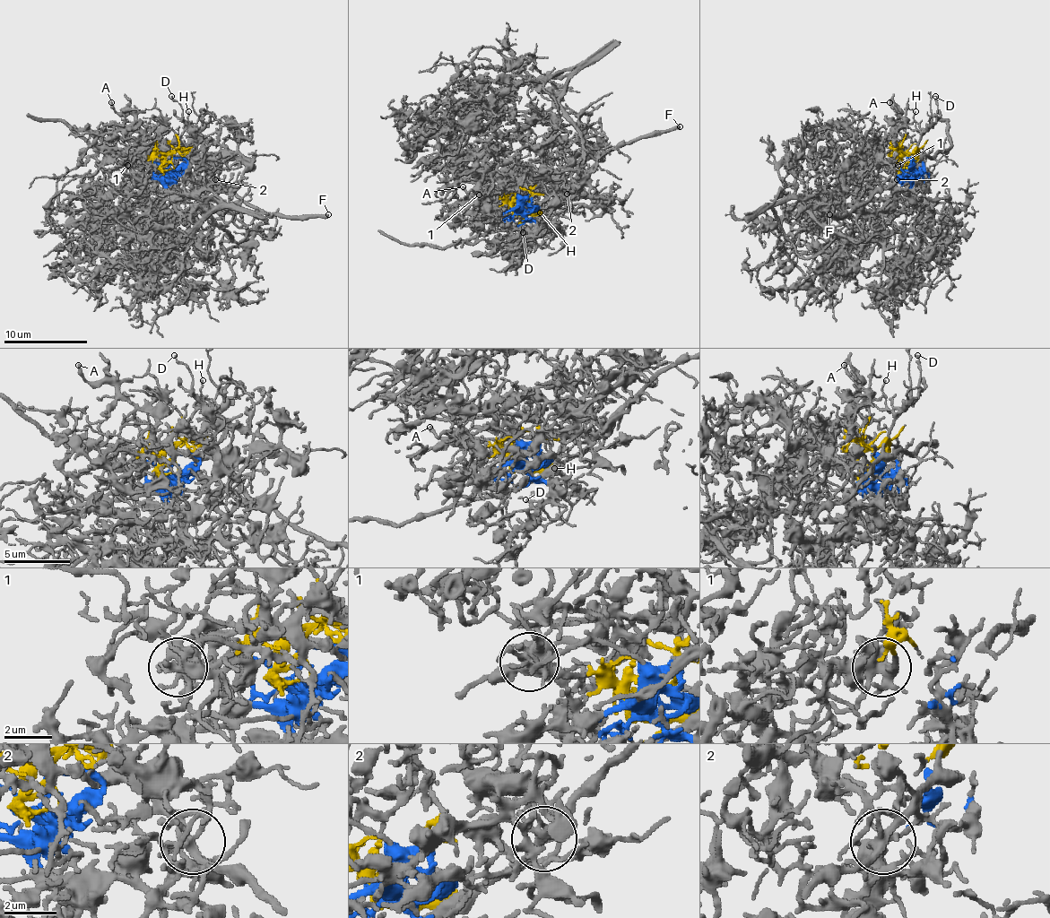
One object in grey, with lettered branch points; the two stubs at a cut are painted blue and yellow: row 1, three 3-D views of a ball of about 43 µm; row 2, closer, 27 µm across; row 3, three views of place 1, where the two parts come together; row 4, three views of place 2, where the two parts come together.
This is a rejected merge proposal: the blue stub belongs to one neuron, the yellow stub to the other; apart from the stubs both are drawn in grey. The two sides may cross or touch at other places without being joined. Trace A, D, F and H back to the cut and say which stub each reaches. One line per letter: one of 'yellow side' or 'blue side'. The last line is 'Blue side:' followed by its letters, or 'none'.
A: blue side
D: yellow side
F: yellow side
H: yellow side
Blue side: A

